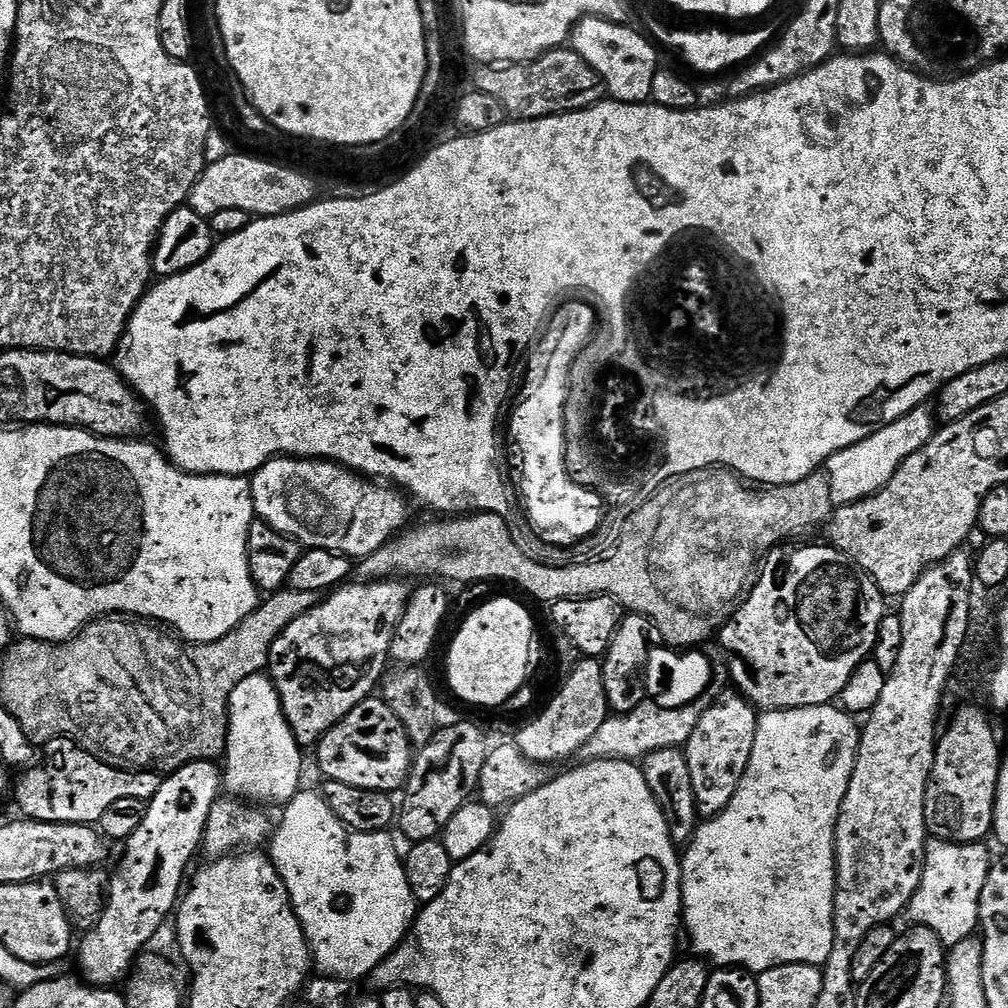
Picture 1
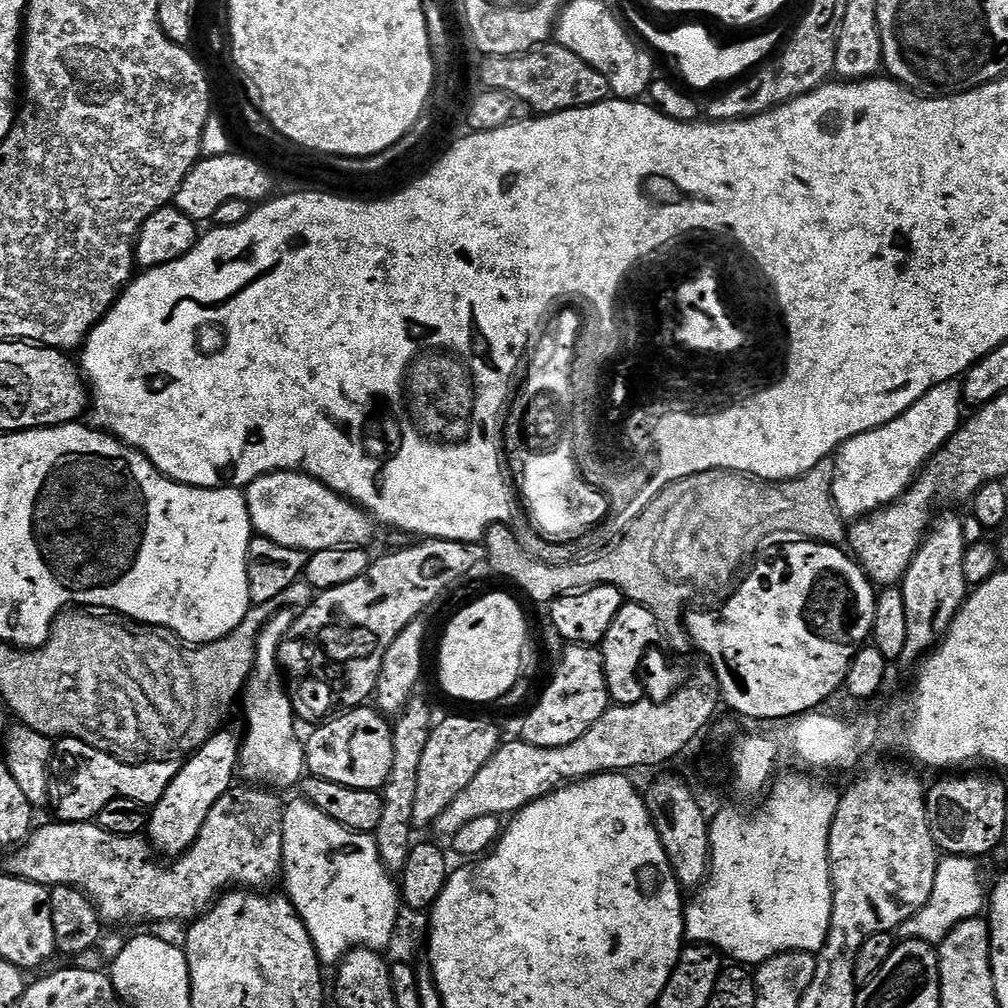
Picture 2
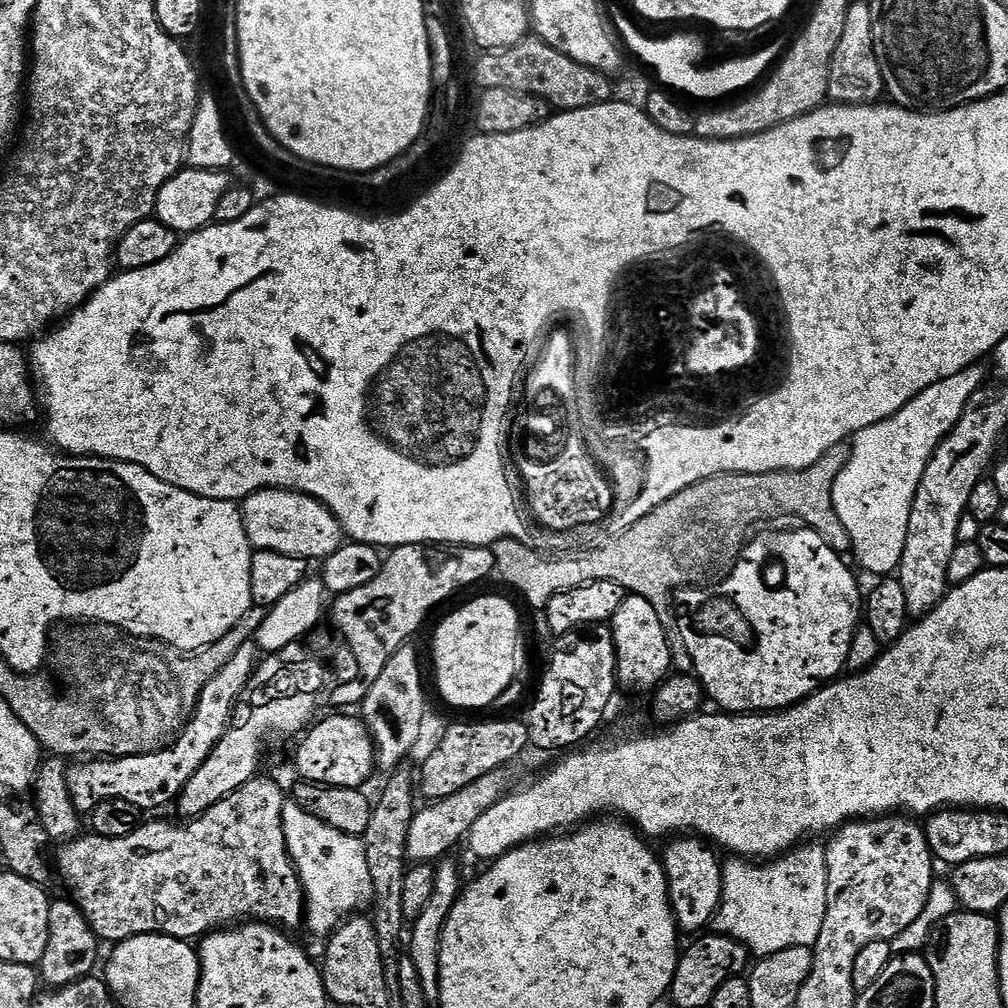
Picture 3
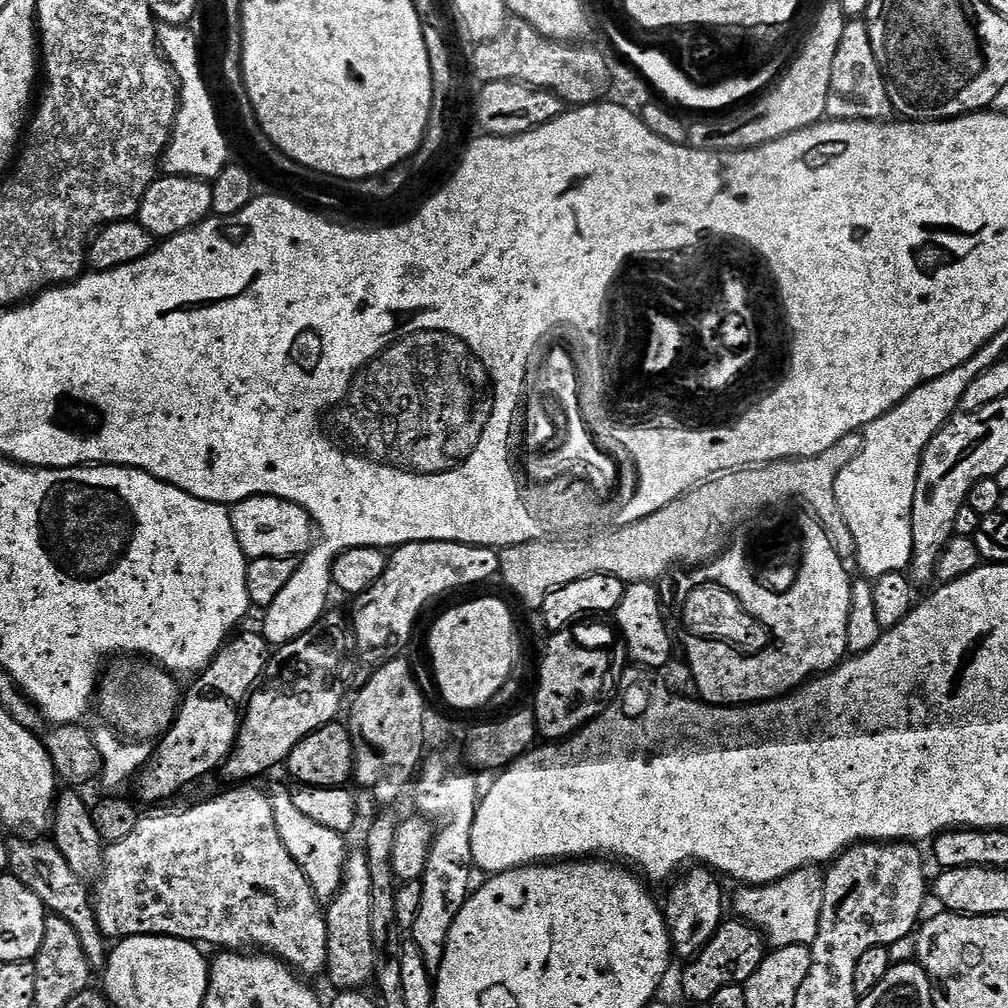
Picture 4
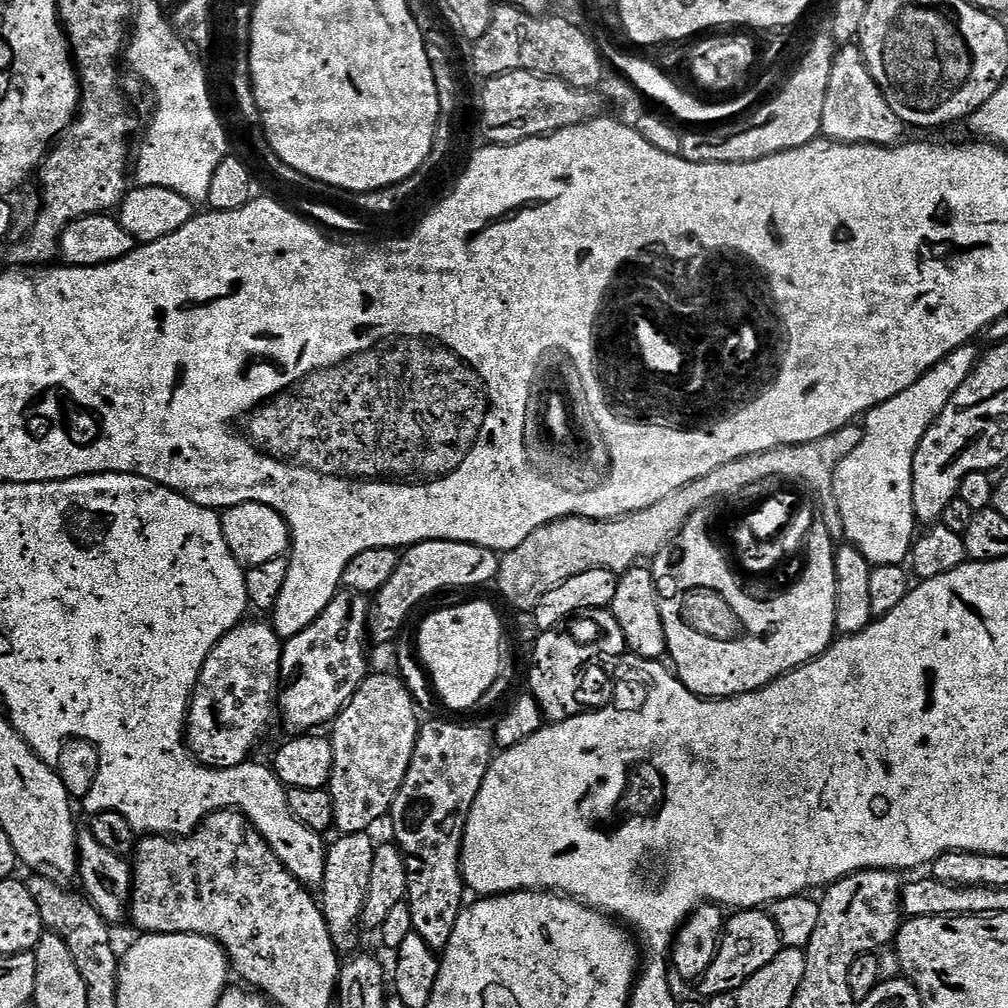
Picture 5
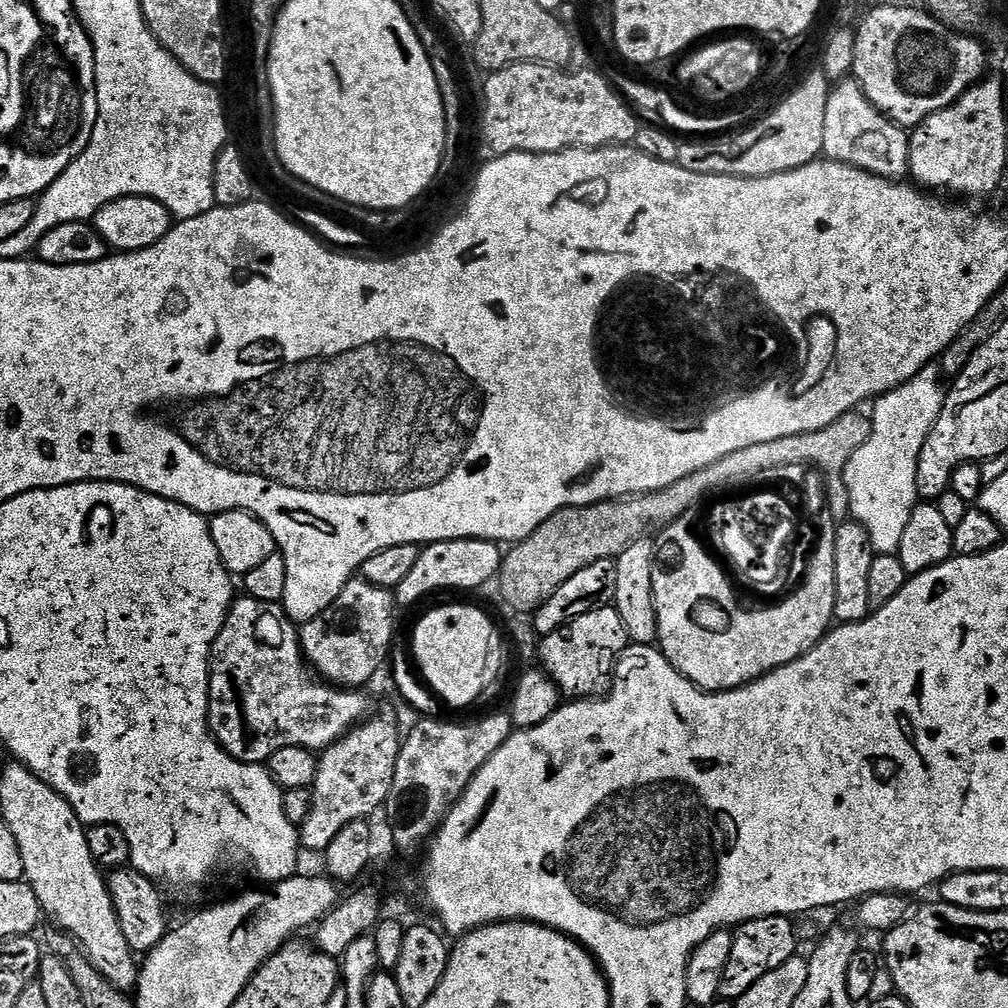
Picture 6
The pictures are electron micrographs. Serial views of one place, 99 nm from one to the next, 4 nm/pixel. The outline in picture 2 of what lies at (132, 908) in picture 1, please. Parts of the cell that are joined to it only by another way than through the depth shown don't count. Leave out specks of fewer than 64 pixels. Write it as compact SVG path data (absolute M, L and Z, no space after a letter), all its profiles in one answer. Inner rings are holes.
M229 730L216 732L180 764L178 774L166 794L156 804L151 805L146 829L147 839L157 853L164 858L179 858L191 848L198 838L214 802L222 798L233 787L238 776L241 737Z

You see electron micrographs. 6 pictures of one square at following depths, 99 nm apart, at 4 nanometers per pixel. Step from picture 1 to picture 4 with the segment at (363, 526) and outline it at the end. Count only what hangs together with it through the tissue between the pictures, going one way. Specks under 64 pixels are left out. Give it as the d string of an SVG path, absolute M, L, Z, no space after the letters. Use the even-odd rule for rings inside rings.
M255 496L242 500L231 509L234 534L249 560L258 558L300 558L313 547L314 525L302 506L273 496Z

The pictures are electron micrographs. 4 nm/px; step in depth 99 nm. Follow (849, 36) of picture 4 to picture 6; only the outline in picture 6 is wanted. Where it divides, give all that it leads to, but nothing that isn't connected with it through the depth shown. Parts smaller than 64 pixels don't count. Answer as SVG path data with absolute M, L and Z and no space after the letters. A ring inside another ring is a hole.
M845 78L829 91L826 119L822 122L823 155L875 176L903 179L908 173L910 134L872 105L855 78Z

